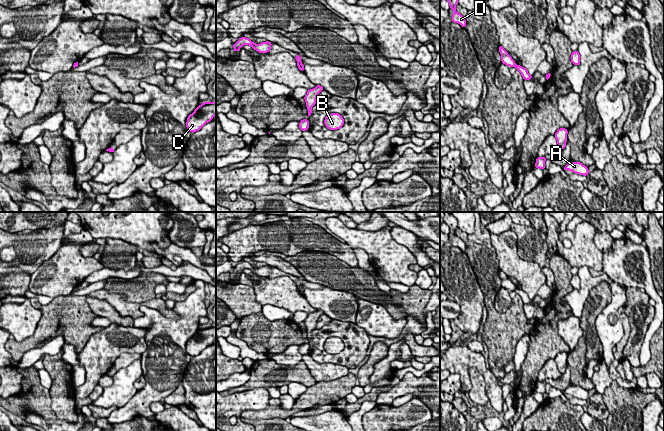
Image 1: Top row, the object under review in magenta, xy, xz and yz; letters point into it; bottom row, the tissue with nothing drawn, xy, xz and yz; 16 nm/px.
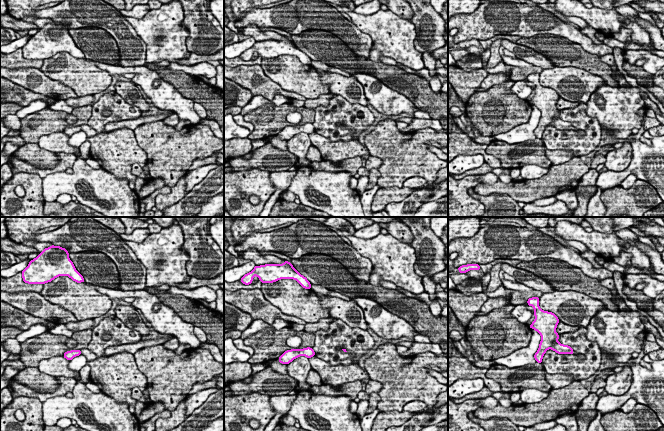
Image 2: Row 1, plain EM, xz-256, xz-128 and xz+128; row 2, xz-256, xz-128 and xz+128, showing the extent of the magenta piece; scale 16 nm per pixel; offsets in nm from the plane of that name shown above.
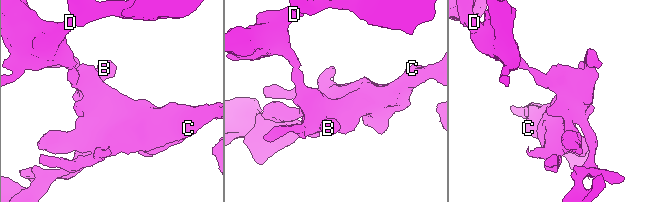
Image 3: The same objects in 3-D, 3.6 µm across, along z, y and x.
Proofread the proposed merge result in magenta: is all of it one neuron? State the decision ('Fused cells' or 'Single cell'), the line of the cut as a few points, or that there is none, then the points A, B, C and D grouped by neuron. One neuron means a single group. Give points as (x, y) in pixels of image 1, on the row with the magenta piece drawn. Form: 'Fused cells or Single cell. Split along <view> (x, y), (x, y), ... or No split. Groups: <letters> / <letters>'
Fused cells. Split along xz (297, 62), (301, 63). Groups: A B C / D

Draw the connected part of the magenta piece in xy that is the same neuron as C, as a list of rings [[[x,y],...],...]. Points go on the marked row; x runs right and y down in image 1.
[[[203,102],[187,118],[186,127],[194,133],[199,131],[206,123],[212,121],[216,115],[216,102]]]

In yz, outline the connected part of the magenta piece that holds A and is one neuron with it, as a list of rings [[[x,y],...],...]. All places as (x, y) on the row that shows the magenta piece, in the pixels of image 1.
[[[569,162],[563,170],[569,170],[579,175],[587,176],[589,174],[588,167],[580,162]]]

